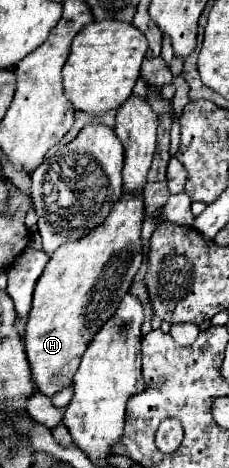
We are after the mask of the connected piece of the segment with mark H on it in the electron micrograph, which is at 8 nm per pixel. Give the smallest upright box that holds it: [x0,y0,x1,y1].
[24,195,142,397]

